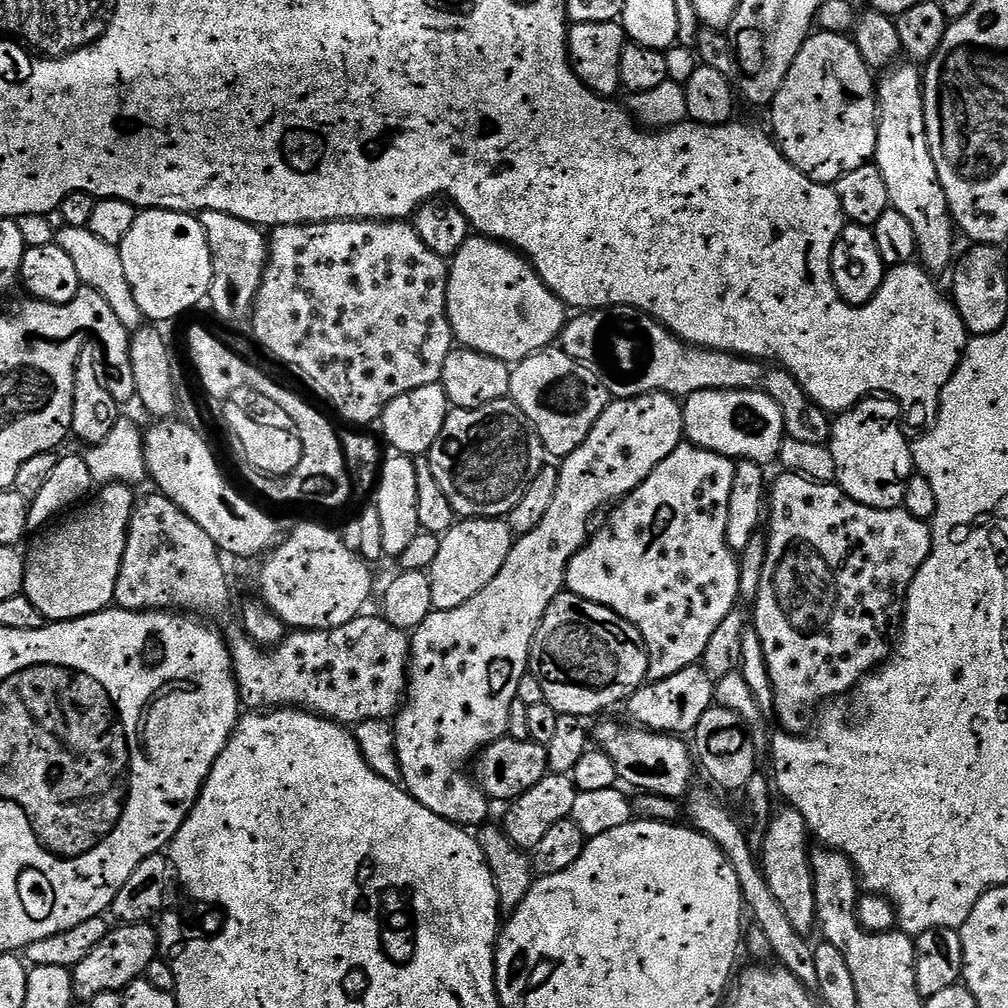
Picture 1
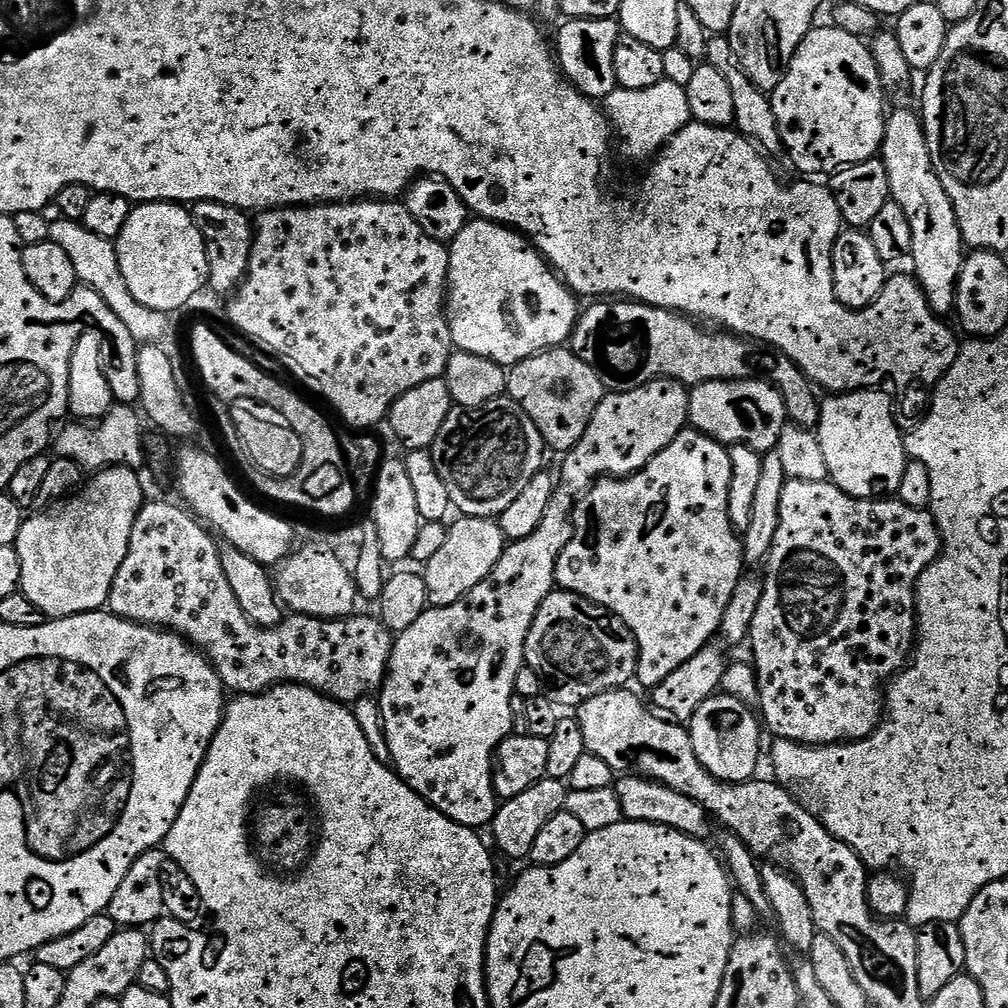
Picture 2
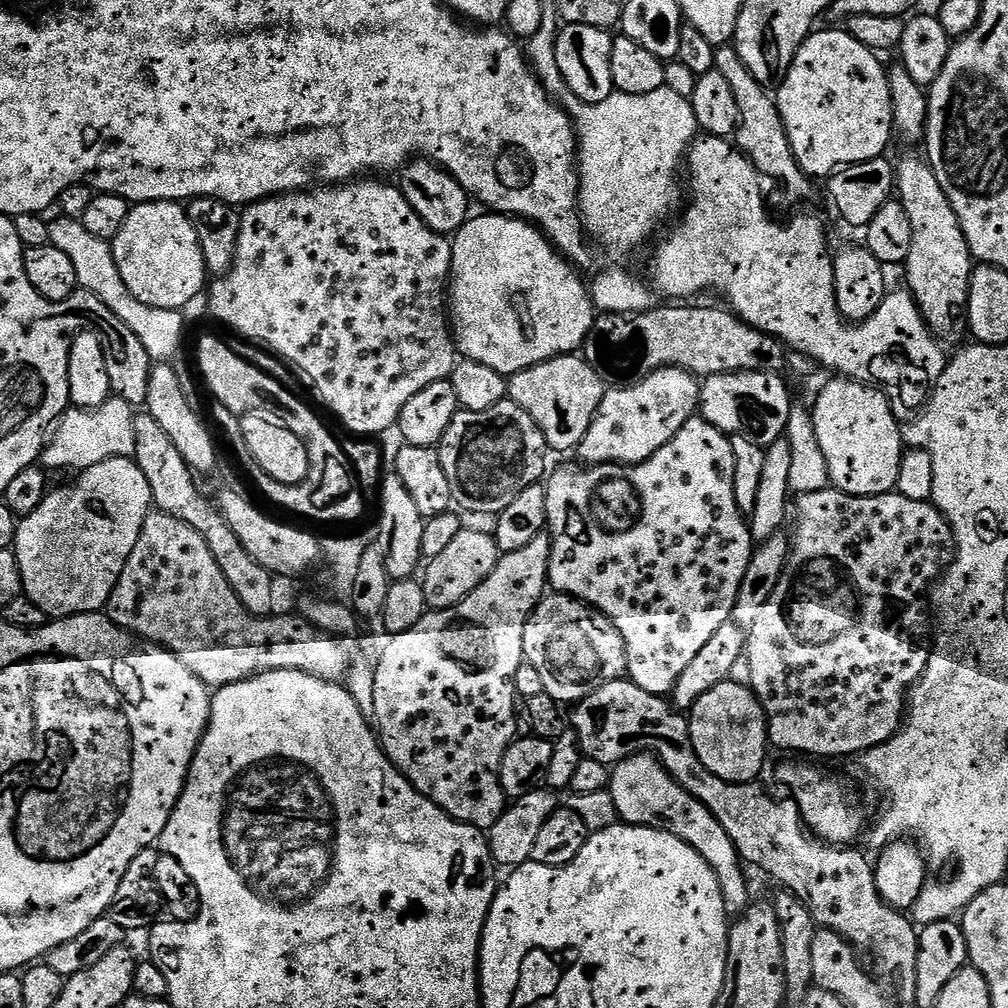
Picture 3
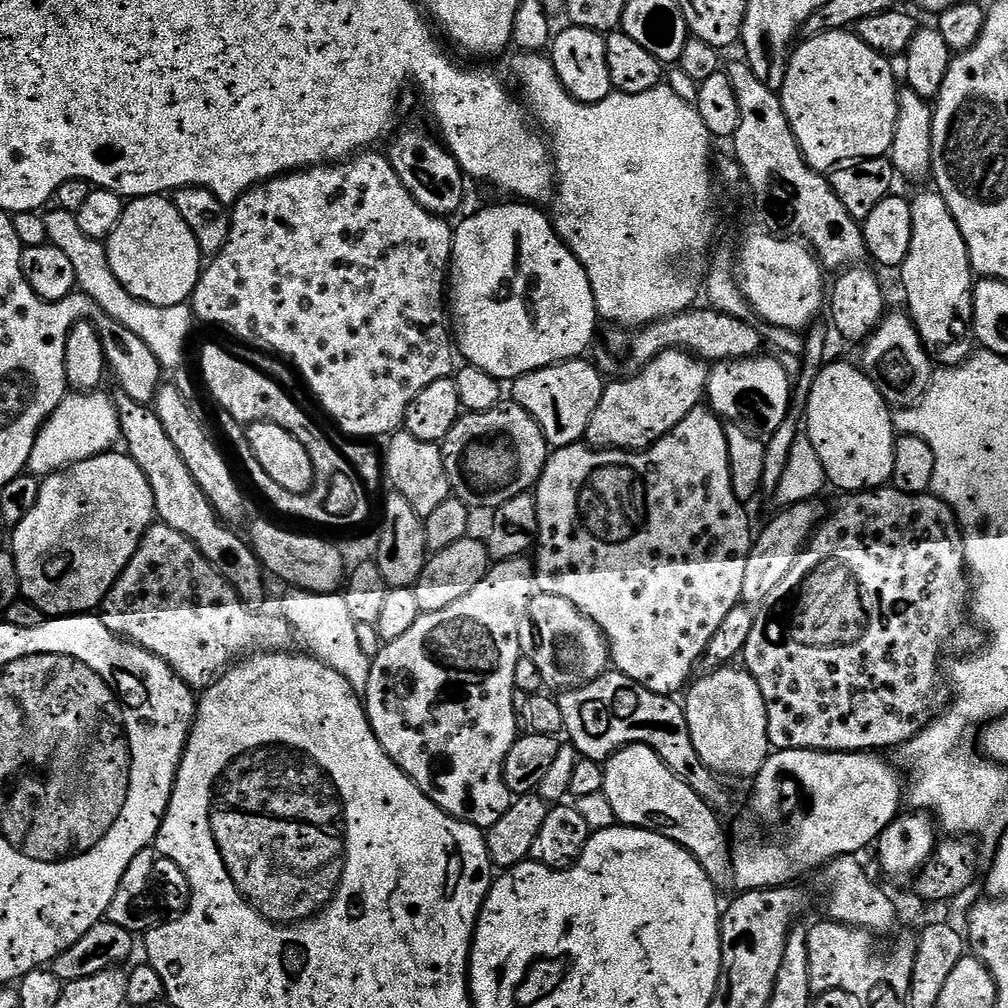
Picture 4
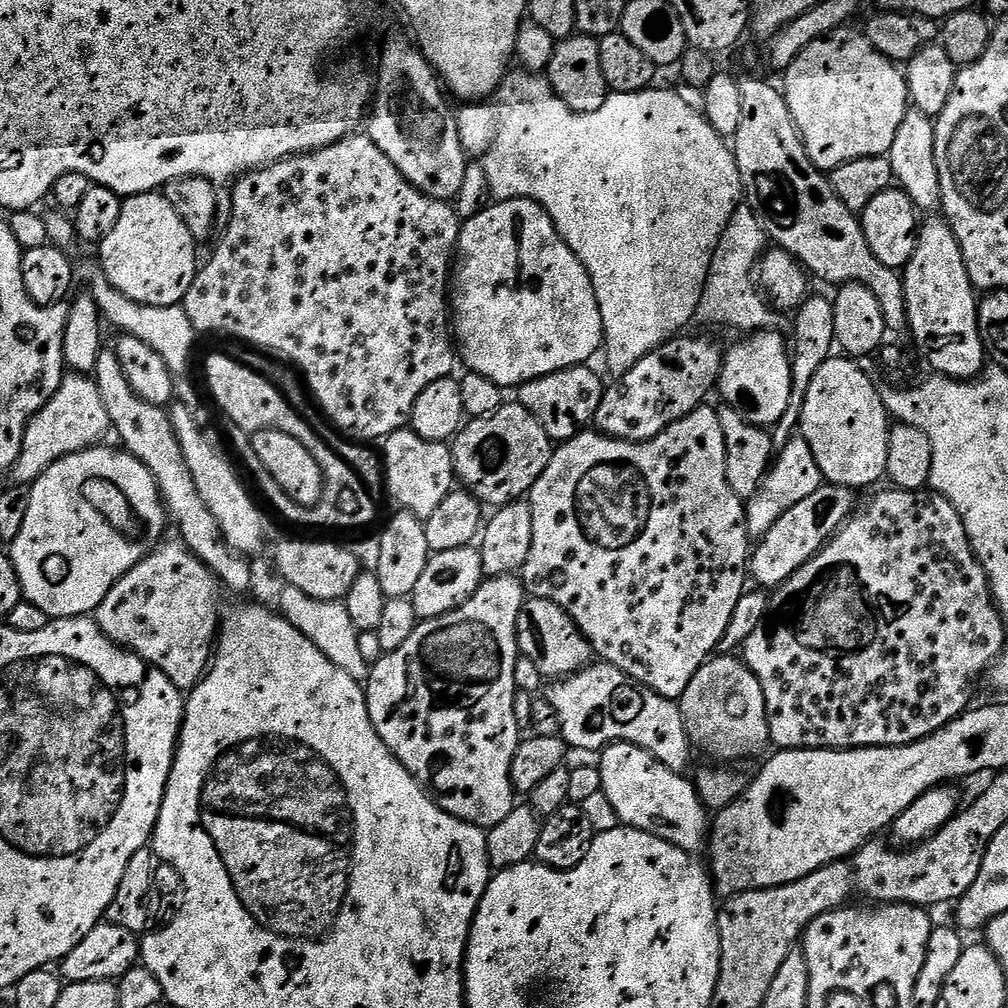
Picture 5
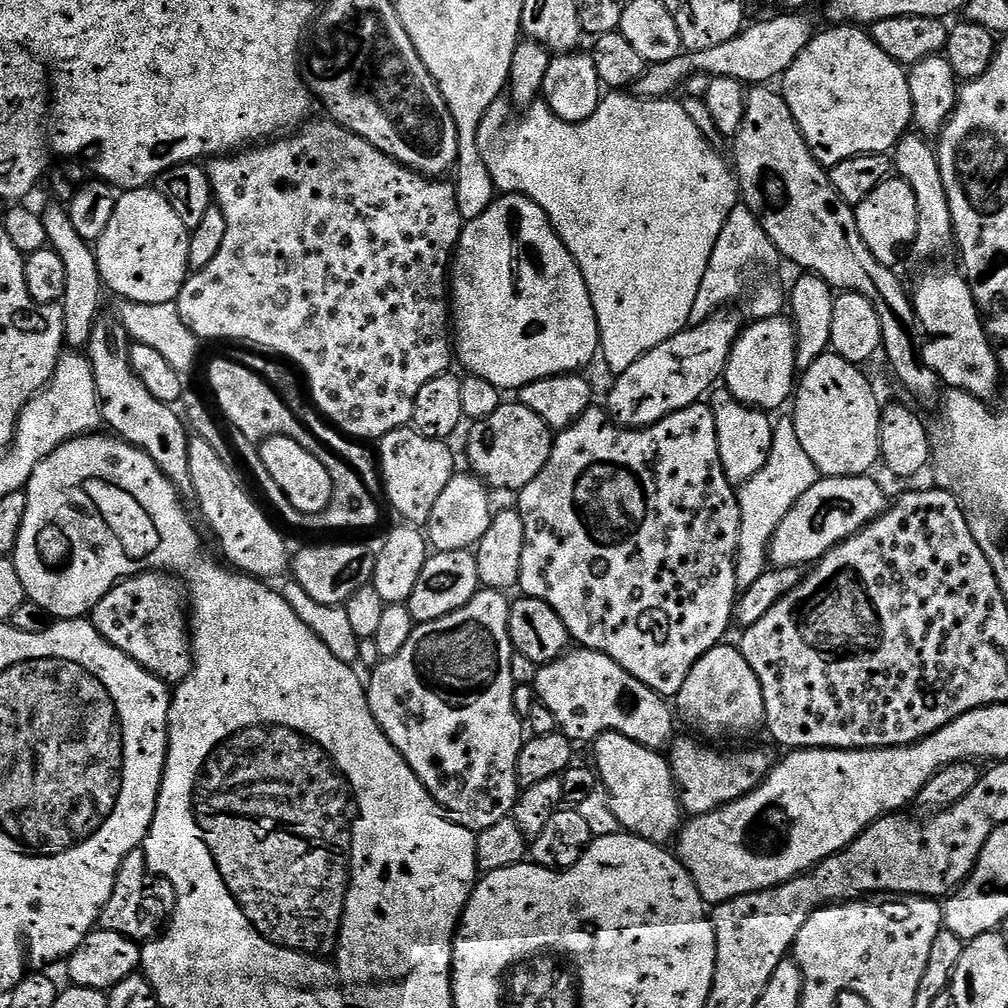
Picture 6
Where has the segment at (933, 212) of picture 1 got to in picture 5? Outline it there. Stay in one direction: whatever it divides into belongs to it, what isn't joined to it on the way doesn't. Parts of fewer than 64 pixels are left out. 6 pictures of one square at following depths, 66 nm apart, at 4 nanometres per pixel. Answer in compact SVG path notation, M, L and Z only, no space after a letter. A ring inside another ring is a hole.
M940 216L927 217L917 235L917 244L910 262L903 269L904 301L907 304L909 331L927 362L937 375L956 380L973 380L986 367L986 353L979 333L978 296L970 282L961 246L947 221Z

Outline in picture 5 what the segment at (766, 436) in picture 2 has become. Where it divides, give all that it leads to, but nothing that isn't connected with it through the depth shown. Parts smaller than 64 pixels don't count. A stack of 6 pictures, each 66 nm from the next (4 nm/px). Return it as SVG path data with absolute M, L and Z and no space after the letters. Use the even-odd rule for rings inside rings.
M758 332L744 339L748 340L736 344L732 349L724 352L724 364L720 368L718 392L724 395L723 403L727 407L738 410L738 414L742 414L759 428L771 429L785 414L790 401L792 384L790 348L787 343L784 345L785 337L776 332Z

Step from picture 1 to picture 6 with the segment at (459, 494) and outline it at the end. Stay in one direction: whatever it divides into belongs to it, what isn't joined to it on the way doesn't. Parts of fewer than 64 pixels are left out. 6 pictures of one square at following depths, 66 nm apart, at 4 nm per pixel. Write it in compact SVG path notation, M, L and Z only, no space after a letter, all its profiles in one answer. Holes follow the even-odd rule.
M519 402L501 403L500 408L494 410L488 420L477 420L471 427L468 432L468 464L472 468L469 469L492 490L501 488L504 492L519 493L521 488L538 478L542 466L546 466L552 453L553 429L548 428L546 422L542 422L542 418L534 414L534 410L526 410L526 406Z

